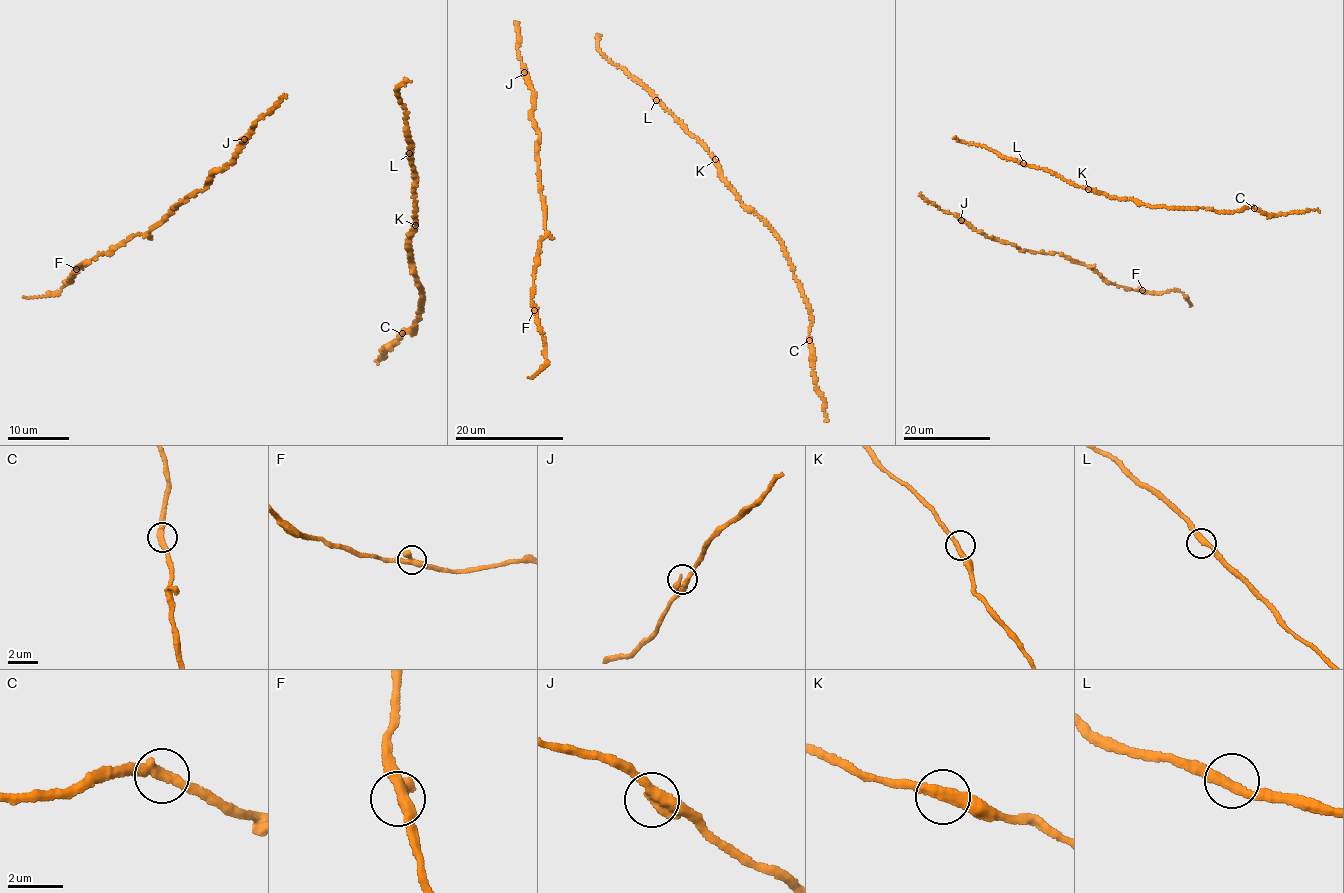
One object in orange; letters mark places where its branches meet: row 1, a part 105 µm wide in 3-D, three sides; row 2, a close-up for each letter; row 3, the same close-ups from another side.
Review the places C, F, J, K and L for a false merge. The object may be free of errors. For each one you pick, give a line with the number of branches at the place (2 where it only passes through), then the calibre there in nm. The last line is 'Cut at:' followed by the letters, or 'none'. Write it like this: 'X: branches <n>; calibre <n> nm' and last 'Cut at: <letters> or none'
Cut at: none

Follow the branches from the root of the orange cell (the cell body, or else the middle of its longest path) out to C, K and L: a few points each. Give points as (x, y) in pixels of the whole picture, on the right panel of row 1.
C: (964, 143), (978, 144), (1005, 158), (1045, 169), (1095, 192), (1135, 199), (1150, 206), (1221, 212), (1254, 208)
K: (964, 143), (978, 144), (1005, 158), (1045, 169), (1088, 189)
L: (964, 143), (974, 142), (1023, 163)

